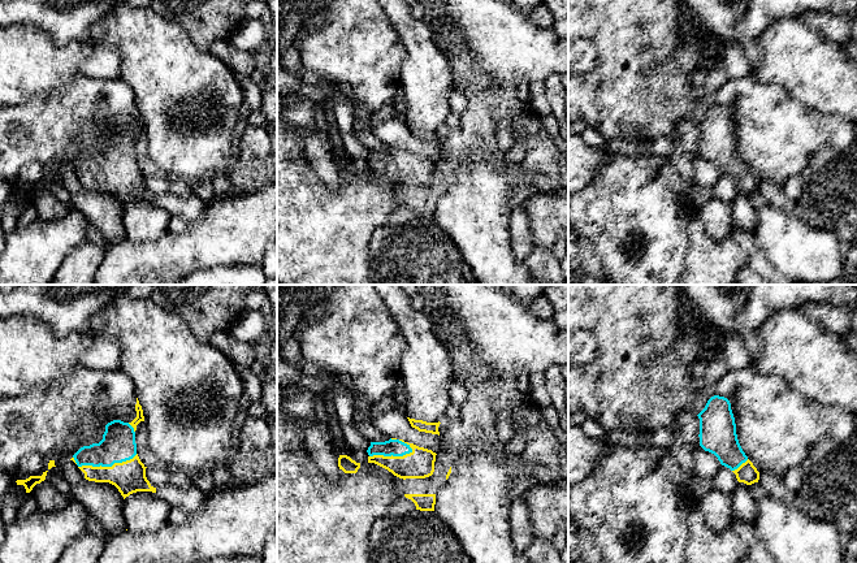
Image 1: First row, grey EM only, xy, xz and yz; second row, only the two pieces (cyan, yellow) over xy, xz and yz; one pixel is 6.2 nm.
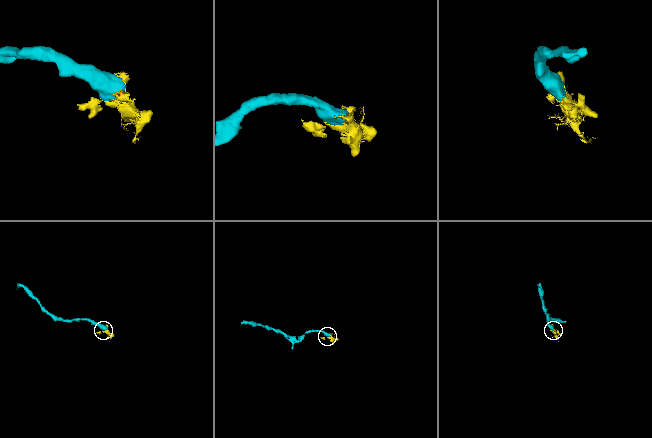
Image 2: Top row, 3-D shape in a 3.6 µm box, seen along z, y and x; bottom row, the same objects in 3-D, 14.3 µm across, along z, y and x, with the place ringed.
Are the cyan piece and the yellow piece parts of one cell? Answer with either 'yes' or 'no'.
yes

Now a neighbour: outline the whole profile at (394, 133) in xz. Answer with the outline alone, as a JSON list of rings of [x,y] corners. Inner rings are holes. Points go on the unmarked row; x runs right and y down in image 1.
[[[390,118],[381,124],[371,125],[371,130],[389,147],[403,148],[404,151],[432,159],[436,163],[443,161],[441,146],[412,137],[404,121]]]

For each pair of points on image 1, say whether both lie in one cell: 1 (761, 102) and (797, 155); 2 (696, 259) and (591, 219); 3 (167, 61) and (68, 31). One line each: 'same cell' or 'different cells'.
1: same cell
2: different cells
3: different cells

